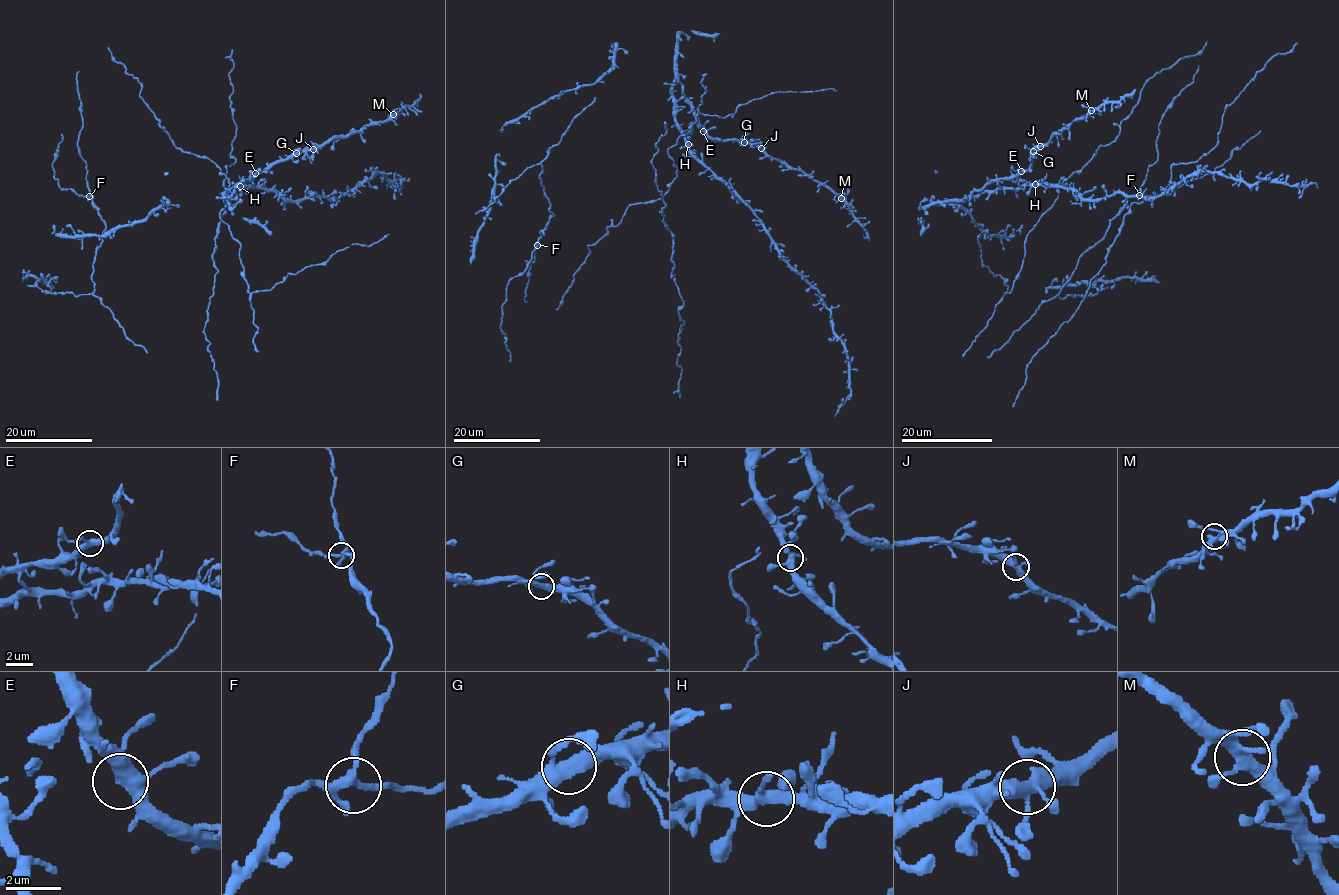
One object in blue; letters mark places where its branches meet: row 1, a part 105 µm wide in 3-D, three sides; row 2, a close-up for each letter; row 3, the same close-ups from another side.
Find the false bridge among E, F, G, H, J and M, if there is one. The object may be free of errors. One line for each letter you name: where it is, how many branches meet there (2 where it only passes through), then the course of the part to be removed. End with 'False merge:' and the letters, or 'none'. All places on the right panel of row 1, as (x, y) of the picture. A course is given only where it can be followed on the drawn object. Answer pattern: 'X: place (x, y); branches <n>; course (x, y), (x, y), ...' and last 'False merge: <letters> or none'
False merge: none

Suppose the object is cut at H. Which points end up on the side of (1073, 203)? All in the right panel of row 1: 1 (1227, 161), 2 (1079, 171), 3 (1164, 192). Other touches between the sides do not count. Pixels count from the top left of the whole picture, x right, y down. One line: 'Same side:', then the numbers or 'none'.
Same side: 3

